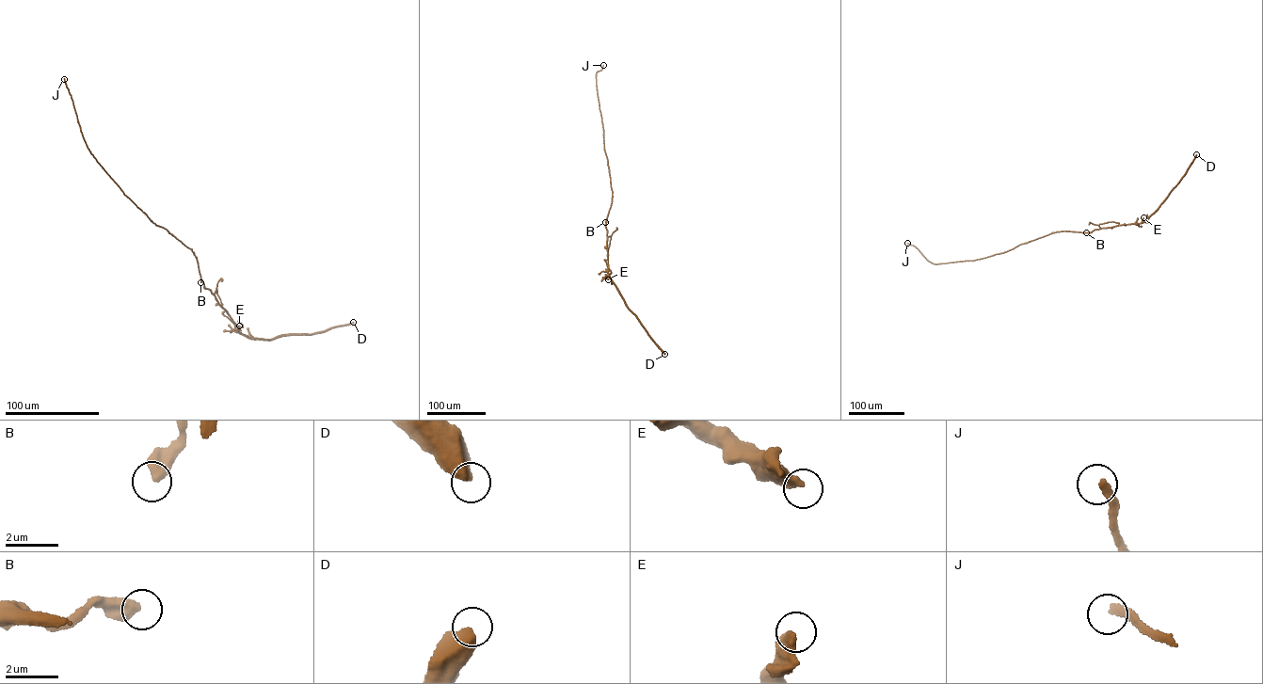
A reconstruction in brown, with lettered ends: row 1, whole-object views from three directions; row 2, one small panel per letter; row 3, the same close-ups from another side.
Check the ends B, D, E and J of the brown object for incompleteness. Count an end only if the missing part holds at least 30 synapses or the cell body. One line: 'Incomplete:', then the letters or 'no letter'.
Incomplete: J

